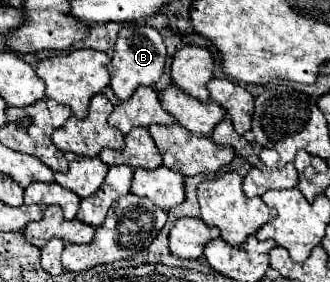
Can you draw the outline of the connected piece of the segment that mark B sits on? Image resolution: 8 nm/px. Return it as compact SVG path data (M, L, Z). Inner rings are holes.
M124 27L118 33L116 45L114 45L114 55L108 65L110 71L110 87L114 95L120 101L126 101L136 87L140 85L154 85L162 73L164 73L164 61L166 61L166 47L162 43L162 37L156 29L152 27Z

